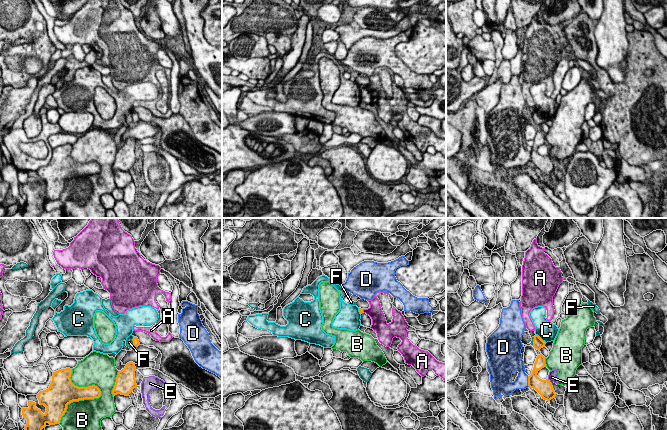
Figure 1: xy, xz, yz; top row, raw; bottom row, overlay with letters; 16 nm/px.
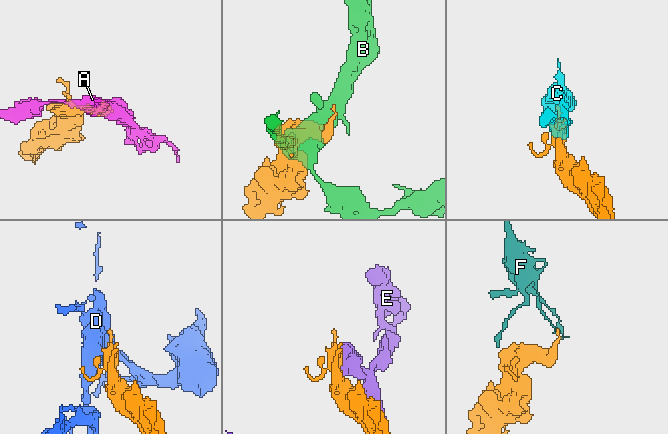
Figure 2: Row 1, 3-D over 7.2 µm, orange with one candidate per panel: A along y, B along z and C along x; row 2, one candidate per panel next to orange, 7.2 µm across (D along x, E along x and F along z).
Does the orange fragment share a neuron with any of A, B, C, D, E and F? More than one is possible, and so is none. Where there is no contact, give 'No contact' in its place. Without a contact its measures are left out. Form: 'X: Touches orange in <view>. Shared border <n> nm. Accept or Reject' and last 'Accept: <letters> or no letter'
A: Touches orange in xz. Shared border 70 nm. Reject
B: Touches orange in xy. Shared border 900 nm. Reject
C: Touches orange in yz. Shared border 220 nm. Reject
D: Touches orange in yz. Shared border 180 nm. Accept
E: Touches orange in yz. Shared border 110 nm. Reject
F: Touches orange in xy. Shared border 190 nm. Reject
Accept: D

